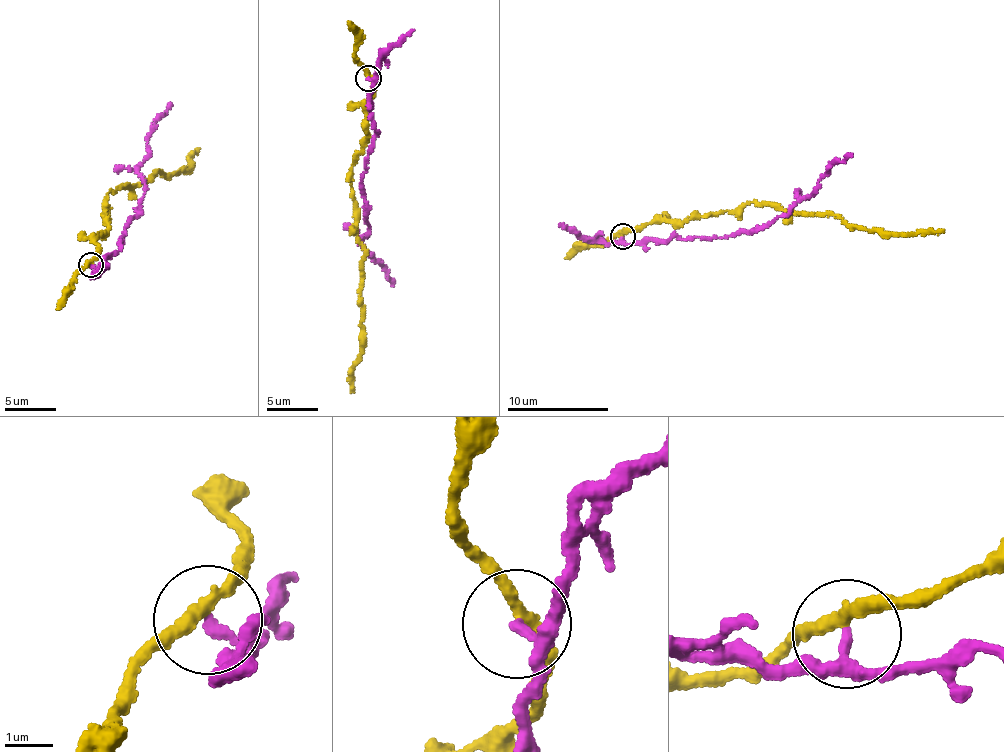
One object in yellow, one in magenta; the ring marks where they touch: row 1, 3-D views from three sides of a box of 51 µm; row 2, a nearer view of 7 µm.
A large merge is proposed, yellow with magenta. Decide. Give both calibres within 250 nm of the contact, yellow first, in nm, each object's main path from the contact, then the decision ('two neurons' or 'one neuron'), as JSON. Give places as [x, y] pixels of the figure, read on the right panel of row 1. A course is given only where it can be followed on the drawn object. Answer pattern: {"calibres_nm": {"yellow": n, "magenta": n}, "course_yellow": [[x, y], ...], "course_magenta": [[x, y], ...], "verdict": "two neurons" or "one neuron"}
{"calibres_nm": {"yellow": 240, "magenta": 160}, "course_yellow": [[623, 234], [654, 221], [738, 212], [751, 202], [839, 215], [864, 229], [943, 229]], "course_magenta": [[623, 236], [627, 244], [762, 230], [805, 200], [815, 190], [818, 180], [852, 154]], "verdict": "two neurons"}

